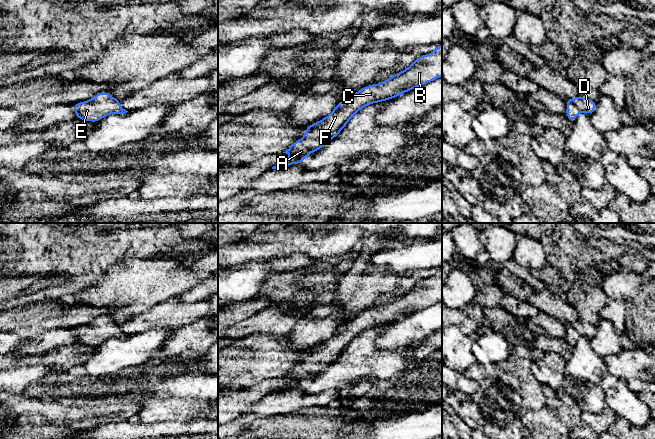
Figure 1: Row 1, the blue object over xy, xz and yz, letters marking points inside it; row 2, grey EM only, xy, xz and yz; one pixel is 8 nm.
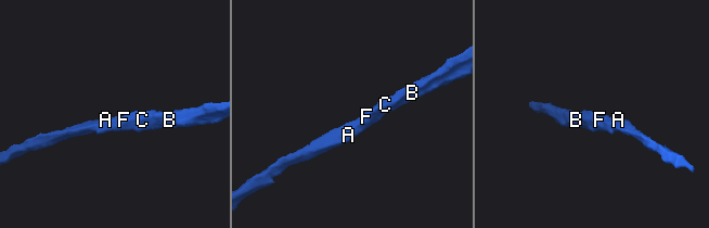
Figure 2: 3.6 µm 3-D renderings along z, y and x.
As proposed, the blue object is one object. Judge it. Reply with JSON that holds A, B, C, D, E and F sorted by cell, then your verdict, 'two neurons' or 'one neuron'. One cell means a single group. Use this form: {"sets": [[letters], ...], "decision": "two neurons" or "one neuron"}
{"sets": [["A", "B", "C", "D", "E", "F"]], "decision": "one neuron"}

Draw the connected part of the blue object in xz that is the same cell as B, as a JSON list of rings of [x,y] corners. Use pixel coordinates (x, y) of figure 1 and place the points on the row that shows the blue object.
[[[442,44],[433,52],[419,56],[407,69],[384,82],[368,85],[339,102],[327,117],[308,125],[303,137],[283,152],[291,157],[272,169],[302,163],[312,152],[320,150],[333,140],[363,107],[396,98],[441,76]]]

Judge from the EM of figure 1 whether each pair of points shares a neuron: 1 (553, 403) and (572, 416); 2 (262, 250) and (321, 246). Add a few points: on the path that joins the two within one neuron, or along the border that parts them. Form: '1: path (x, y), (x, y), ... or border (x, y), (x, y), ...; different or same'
1: path (558, 406), (567, 414); same
2: path (277, 244), (306, 244); same

